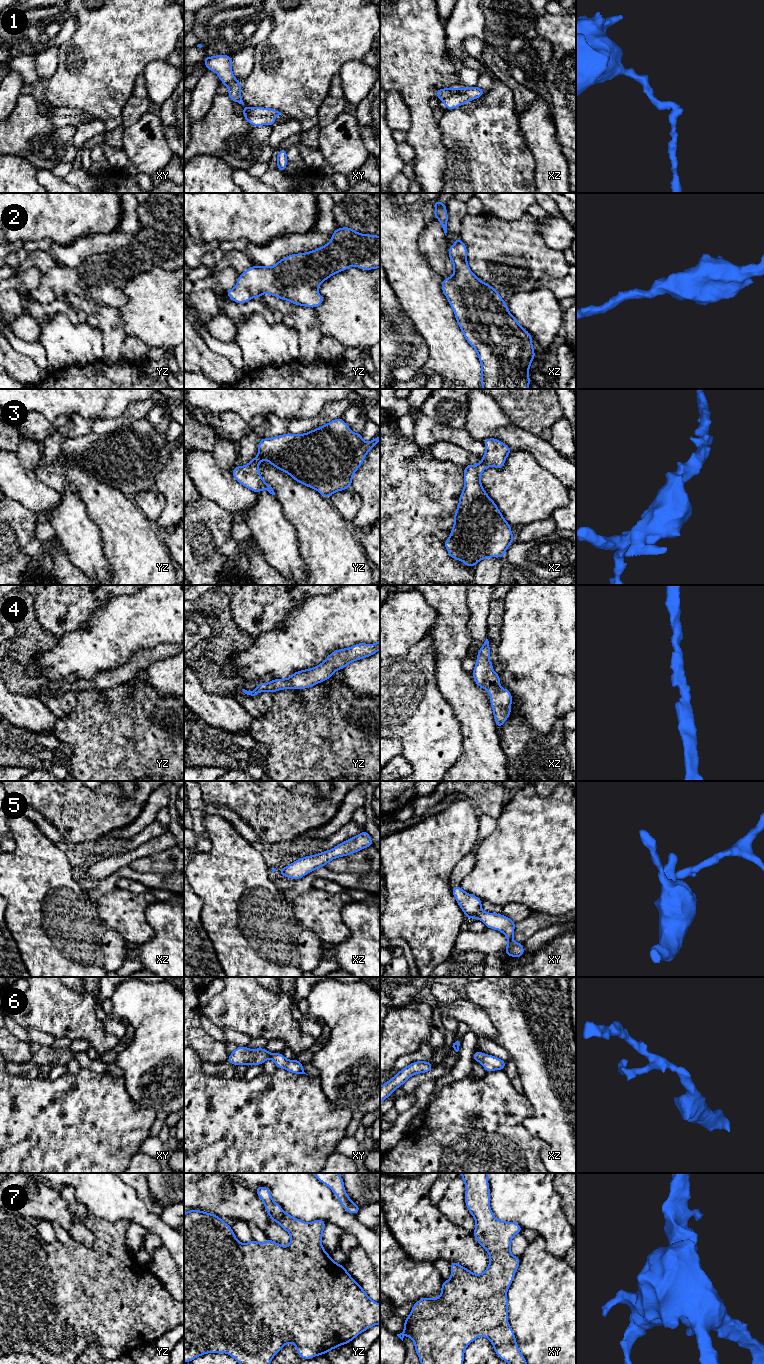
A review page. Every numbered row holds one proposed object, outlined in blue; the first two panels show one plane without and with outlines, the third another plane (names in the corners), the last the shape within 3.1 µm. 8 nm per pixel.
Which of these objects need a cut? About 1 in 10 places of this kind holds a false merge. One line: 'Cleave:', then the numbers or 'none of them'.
Cleave: 1

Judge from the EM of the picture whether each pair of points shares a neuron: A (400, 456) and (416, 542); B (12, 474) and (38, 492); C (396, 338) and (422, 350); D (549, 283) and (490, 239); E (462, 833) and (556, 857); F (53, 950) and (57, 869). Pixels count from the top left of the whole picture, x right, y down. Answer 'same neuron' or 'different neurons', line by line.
A: same neuron
B: same neuron
C: same neuron
D: different neurons
E: different neurons
F: same neuron

